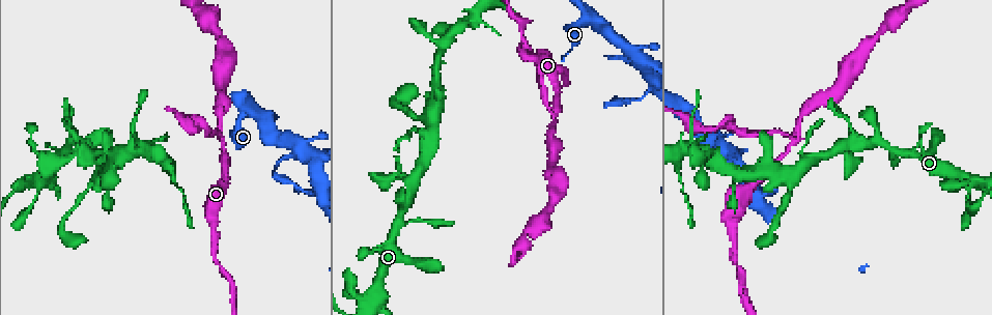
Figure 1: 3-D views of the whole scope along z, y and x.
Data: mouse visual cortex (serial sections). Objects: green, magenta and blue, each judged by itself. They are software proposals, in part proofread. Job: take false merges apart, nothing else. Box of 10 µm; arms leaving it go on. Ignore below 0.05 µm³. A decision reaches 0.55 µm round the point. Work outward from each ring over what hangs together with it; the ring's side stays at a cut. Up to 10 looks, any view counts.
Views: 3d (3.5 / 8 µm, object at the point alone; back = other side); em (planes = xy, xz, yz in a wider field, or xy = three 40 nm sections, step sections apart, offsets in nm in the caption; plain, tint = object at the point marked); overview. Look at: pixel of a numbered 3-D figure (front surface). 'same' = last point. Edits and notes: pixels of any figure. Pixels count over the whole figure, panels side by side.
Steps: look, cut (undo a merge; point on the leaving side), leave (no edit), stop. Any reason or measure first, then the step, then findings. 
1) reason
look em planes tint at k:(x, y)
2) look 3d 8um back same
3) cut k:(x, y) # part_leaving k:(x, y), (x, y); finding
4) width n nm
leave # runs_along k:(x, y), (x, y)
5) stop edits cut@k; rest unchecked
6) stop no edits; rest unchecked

three arms meet
look 3d 3.5um back at 1:(689, 108)

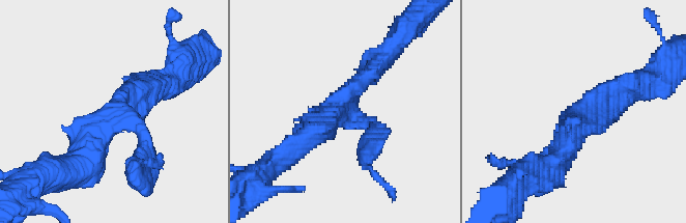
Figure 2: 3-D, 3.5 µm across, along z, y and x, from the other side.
shape alone is not enough
look em planes tint at 2:(343, 105)

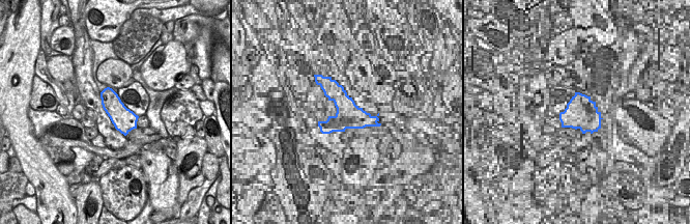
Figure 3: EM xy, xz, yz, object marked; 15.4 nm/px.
leave # runs_along 2:(554, 152), (570, 114), (609, 124); one cell here

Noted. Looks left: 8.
thin neck
look 3d 3.5um at 1:(399, 223)

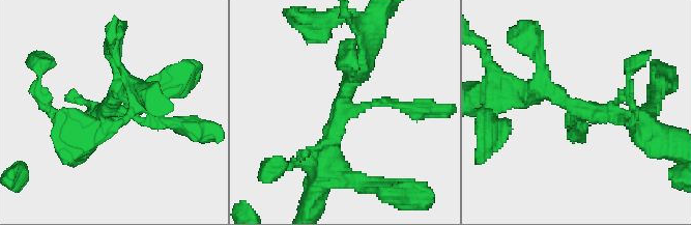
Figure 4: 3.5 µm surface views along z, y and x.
arms 3; arm_widths 150, 250, 300 nm; now the EM
look em xy step 2 tint at 4:(107, 109)

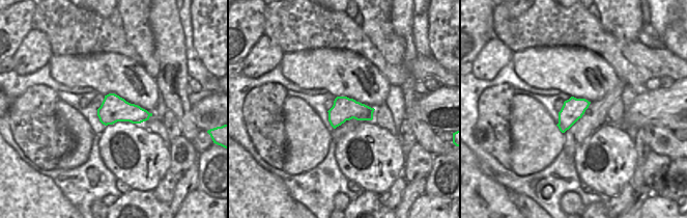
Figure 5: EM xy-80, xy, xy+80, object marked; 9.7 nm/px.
width 220 nm
leave # runs_along 4:(325, 172), (325, 142), (363, 55); one cell here

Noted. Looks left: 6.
look 3d 3.5um at 1:(774, 224)

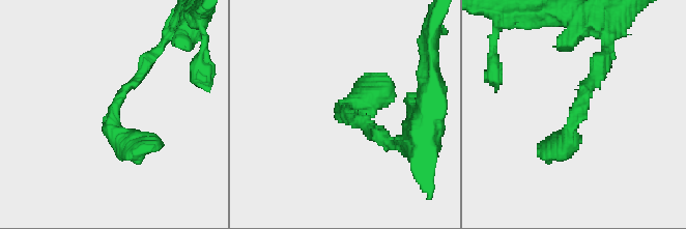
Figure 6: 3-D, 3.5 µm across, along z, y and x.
arm_widths 200, 400 nm; shape alone is not enough
look em xy step 2 tint at 6:(580, 108)

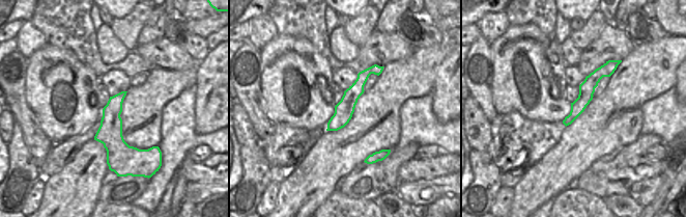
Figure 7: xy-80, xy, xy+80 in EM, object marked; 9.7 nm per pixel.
another direction
look em xy step 1 tint same

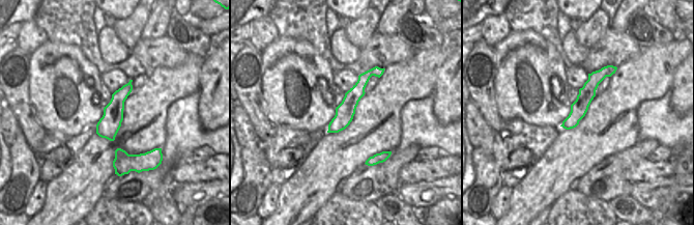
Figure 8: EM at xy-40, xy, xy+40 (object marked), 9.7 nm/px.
leave # continuous, no second cell

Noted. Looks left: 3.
sharp bend
look 3d 3.5um at 1:(556, 120)

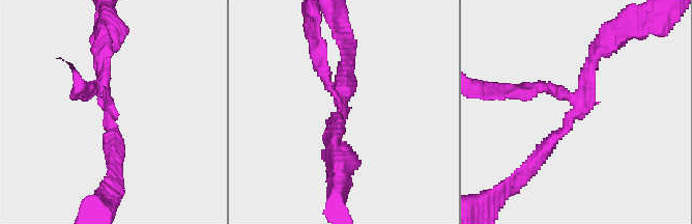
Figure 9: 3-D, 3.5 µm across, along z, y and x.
arms 3; arm_widths 150, 200, 200 nm; shape alone is not enough
look em xy step 3 tint at 9:(578, 108)

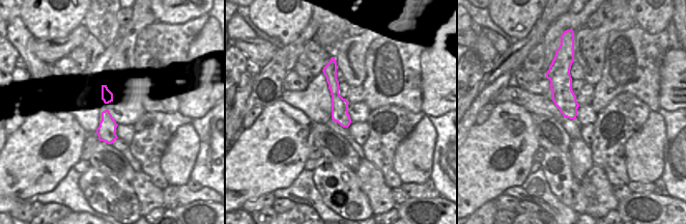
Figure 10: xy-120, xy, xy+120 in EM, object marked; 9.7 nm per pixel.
cut 9:(323, 76) # part_leaving 9:(342, 105), (317, 57), (313, 23); a second cell is stuck on

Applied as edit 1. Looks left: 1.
stop edits cut@9; rest unchecked

